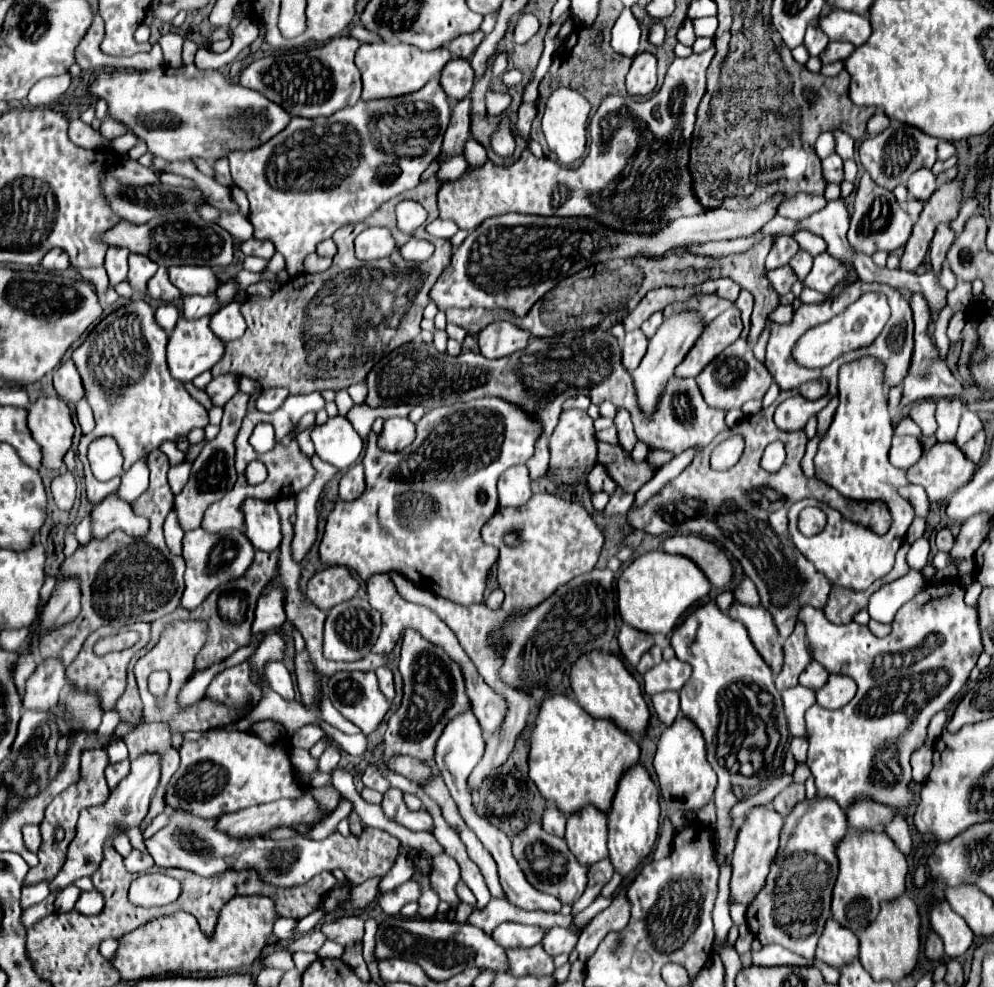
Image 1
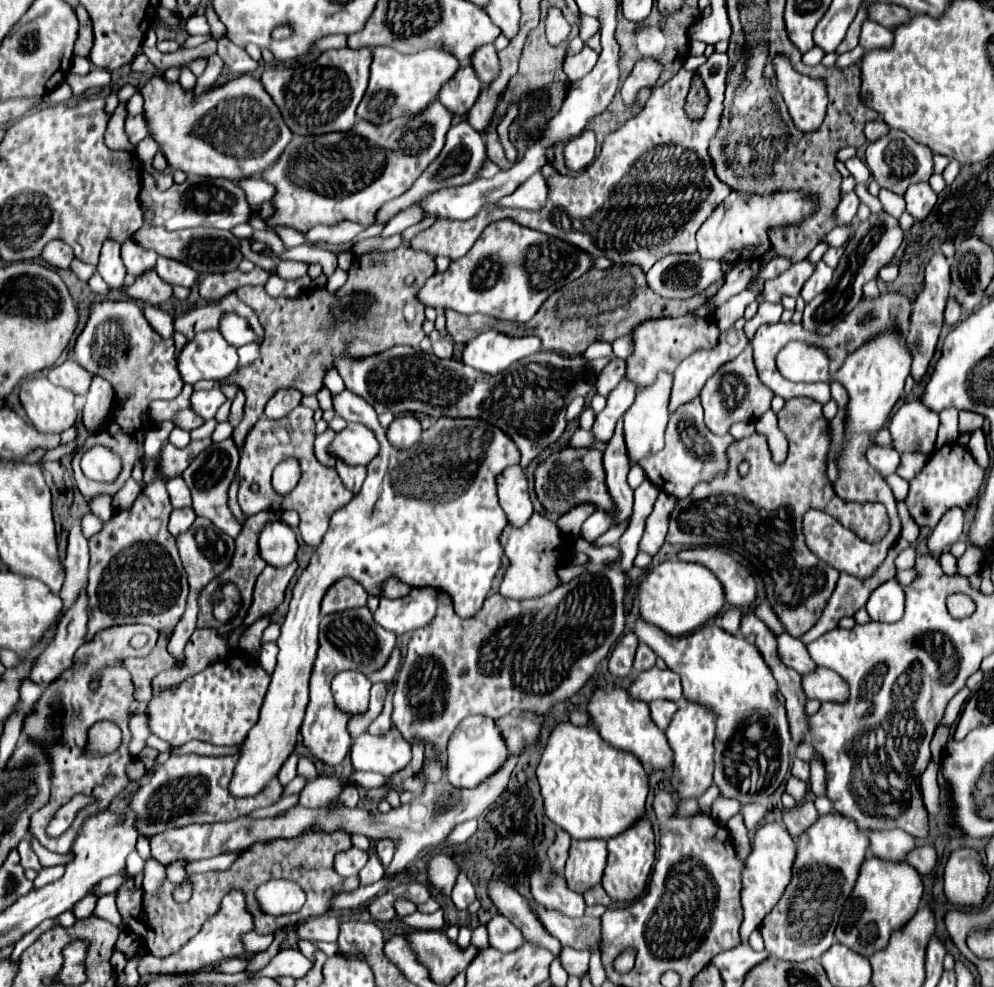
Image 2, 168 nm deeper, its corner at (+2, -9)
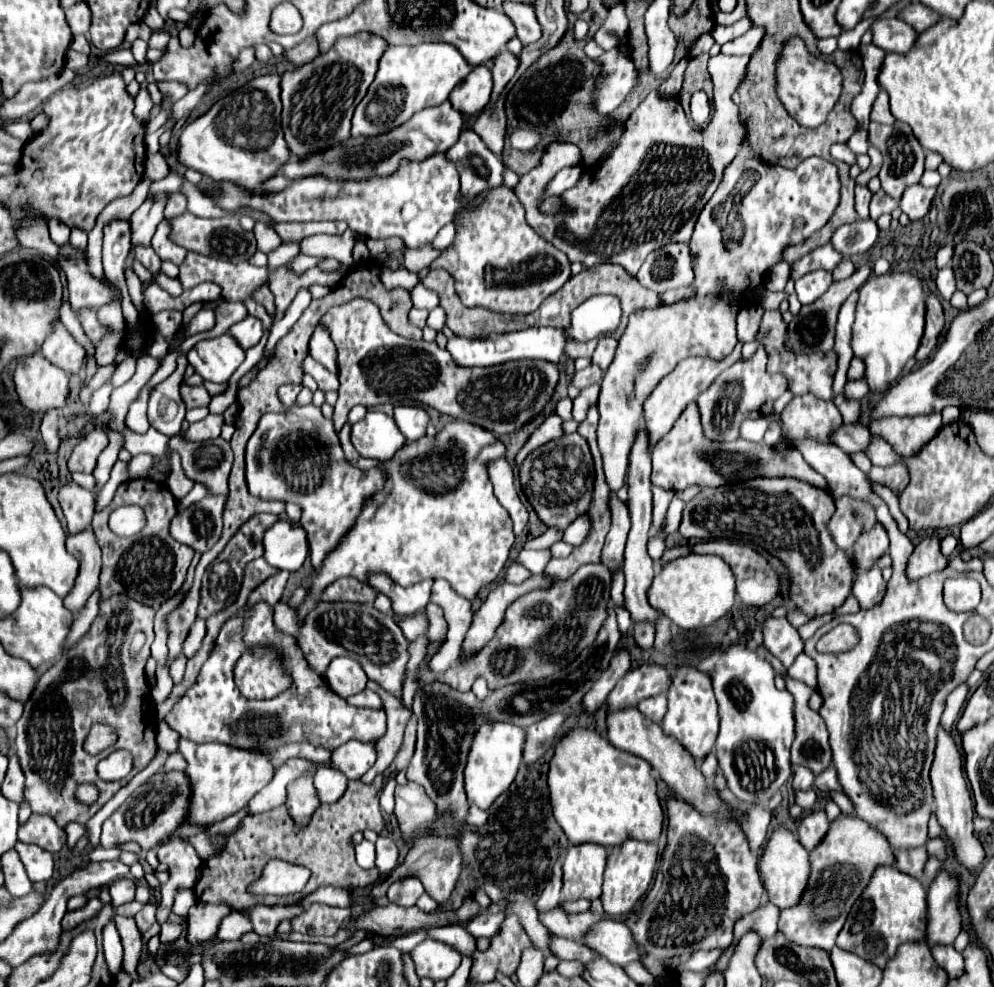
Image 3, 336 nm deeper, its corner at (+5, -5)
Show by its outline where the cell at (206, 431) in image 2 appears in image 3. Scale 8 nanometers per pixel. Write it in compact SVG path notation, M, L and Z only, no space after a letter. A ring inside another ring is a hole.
M236 376L230 378L230 386L228 386L228 390L224 394L212 396L212 402L208 406L210 414L222 414L228 408L228 404L234 402L234 398L236 398Z

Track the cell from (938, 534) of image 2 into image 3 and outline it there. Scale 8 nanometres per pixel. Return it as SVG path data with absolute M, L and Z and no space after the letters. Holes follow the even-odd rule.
M930 536L930 538L924 538L914 548L910 562L908 562L908 568L906 568L906 574L910 580L916 580L922 576L940 572L944 568L948 568L948 558L940 550L940 538Z

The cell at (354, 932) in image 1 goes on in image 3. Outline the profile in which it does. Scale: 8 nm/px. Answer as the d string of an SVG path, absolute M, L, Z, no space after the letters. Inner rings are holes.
M252 906L246 914L254 924L254 932L260 936L272 938L276 934L276 928L282 920L298 918L304 912L302 906L290 906L290 908L278 908L278 906Z

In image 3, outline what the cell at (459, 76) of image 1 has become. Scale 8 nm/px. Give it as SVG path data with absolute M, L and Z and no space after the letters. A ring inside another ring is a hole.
M484 64L474 66L468 78L464 78L464 82L452 90L448 100L462 114L478 114L490 102L490 94L492 94L492 74L488 64Z

